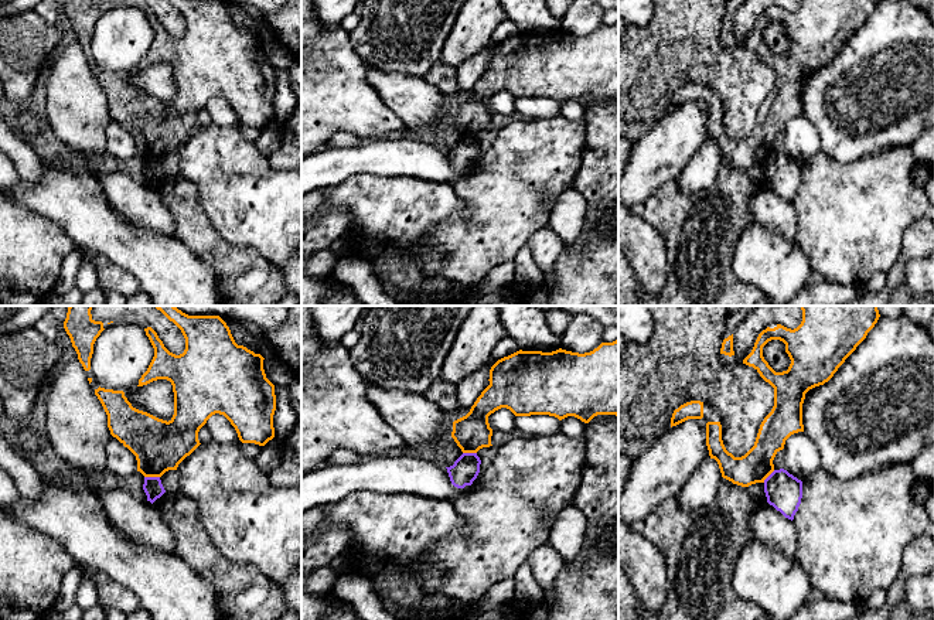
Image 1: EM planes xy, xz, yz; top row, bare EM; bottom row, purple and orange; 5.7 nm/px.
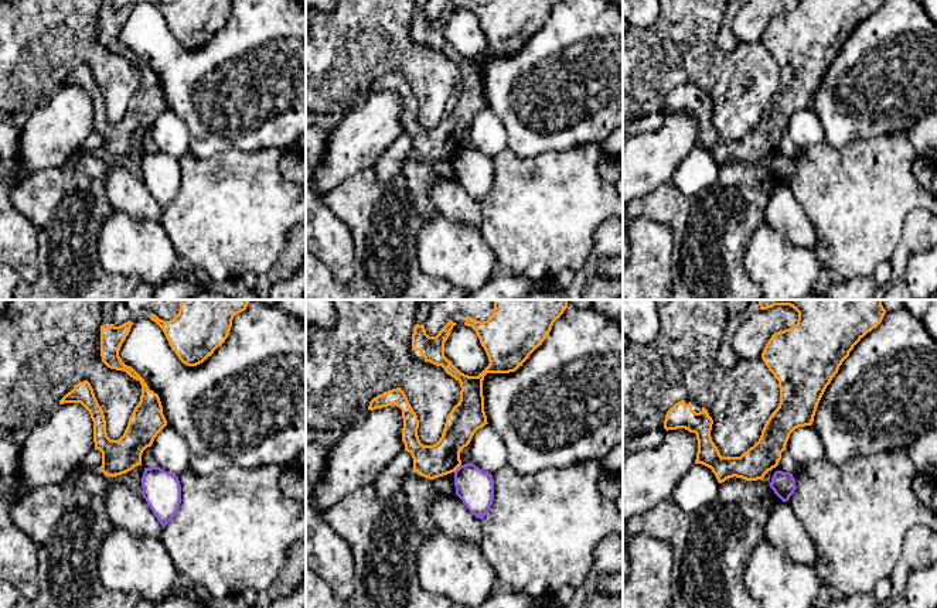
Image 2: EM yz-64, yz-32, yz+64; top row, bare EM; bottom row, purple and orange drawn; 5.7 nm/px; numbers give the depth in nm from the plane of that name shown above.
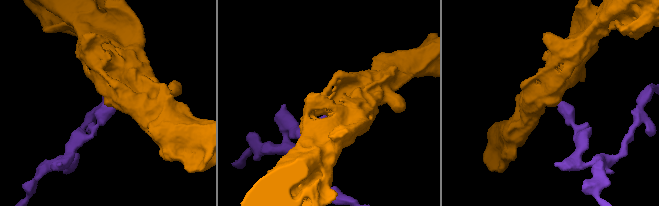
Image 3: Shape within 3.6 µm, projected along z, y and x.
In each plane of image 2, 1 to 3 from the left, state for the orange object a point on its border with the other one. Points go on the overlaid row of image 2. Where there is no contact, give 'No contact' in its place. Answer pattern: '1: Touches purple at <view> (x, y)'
1: No contact
2: Touches purple at yz-32 (457, 468)
3: No contact

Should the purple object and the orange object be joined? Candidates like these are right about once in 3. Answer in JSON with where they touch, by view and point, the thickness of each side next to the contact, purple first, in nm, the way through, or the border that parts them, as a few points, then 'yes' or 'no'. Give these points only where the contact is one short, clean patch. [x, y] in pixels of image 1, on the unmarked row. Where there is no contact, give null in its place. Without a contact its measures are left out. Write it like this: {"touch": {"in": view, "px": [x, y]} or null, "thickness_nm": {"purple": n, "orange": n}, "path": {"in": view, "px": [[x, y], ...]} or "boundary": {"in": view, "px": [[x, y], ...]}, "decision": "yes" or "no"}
{"touch": {"in": "xy", "px": [152, 160]}, "thickness_nm": {"purple": 110, "orange": 300}, "boundary": {"in": "xy", "px": [[145, 159], [159, 160]]}, "decision": "no"}

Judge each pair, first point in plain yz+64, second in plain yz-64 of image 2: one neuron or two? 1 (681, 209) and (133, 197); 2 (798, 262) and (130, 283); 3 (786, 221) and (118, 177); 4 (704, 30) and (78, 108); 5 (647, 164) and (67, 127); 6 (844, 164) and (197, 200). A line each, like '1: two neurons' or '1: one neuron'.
1: two neurons
2: two neurons
3: one neuron
4: two neurons
5: one neuron
6: one neuron

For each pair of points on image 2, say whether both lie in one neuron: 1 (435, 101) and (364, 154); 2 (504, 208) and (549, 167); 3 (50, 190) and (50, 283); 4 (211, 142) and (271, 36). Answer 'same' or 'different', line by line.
1: different
2: same
3: same
4: same

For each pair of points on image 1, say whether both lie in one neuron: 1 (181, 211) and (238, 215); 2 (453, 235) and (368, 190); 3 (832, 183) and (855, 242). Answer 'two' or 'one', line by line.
1: two
2: two
3: one

